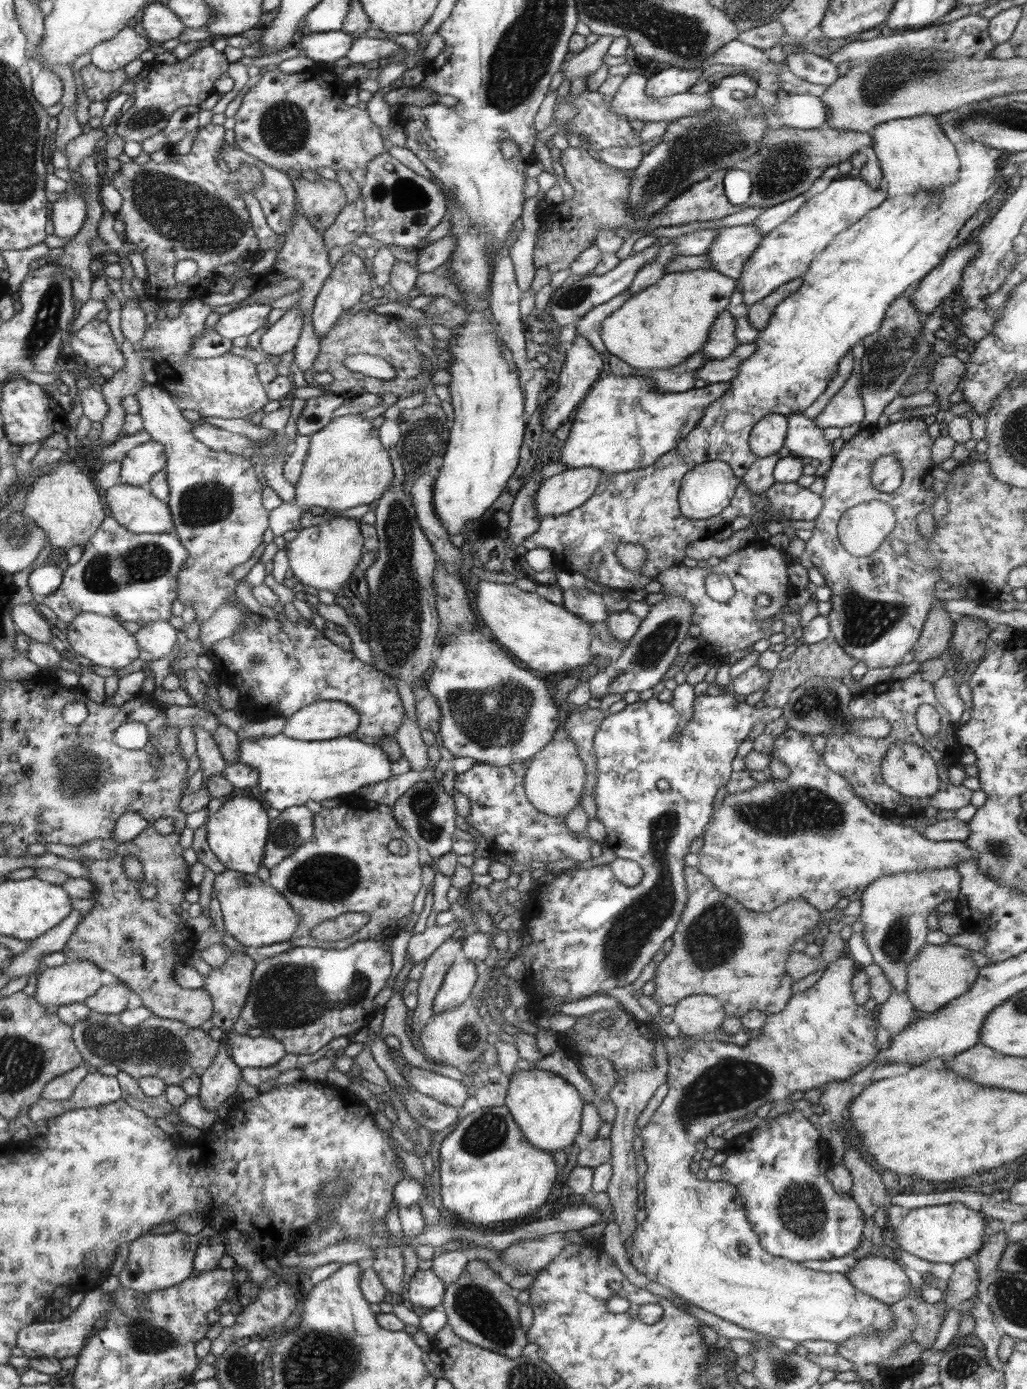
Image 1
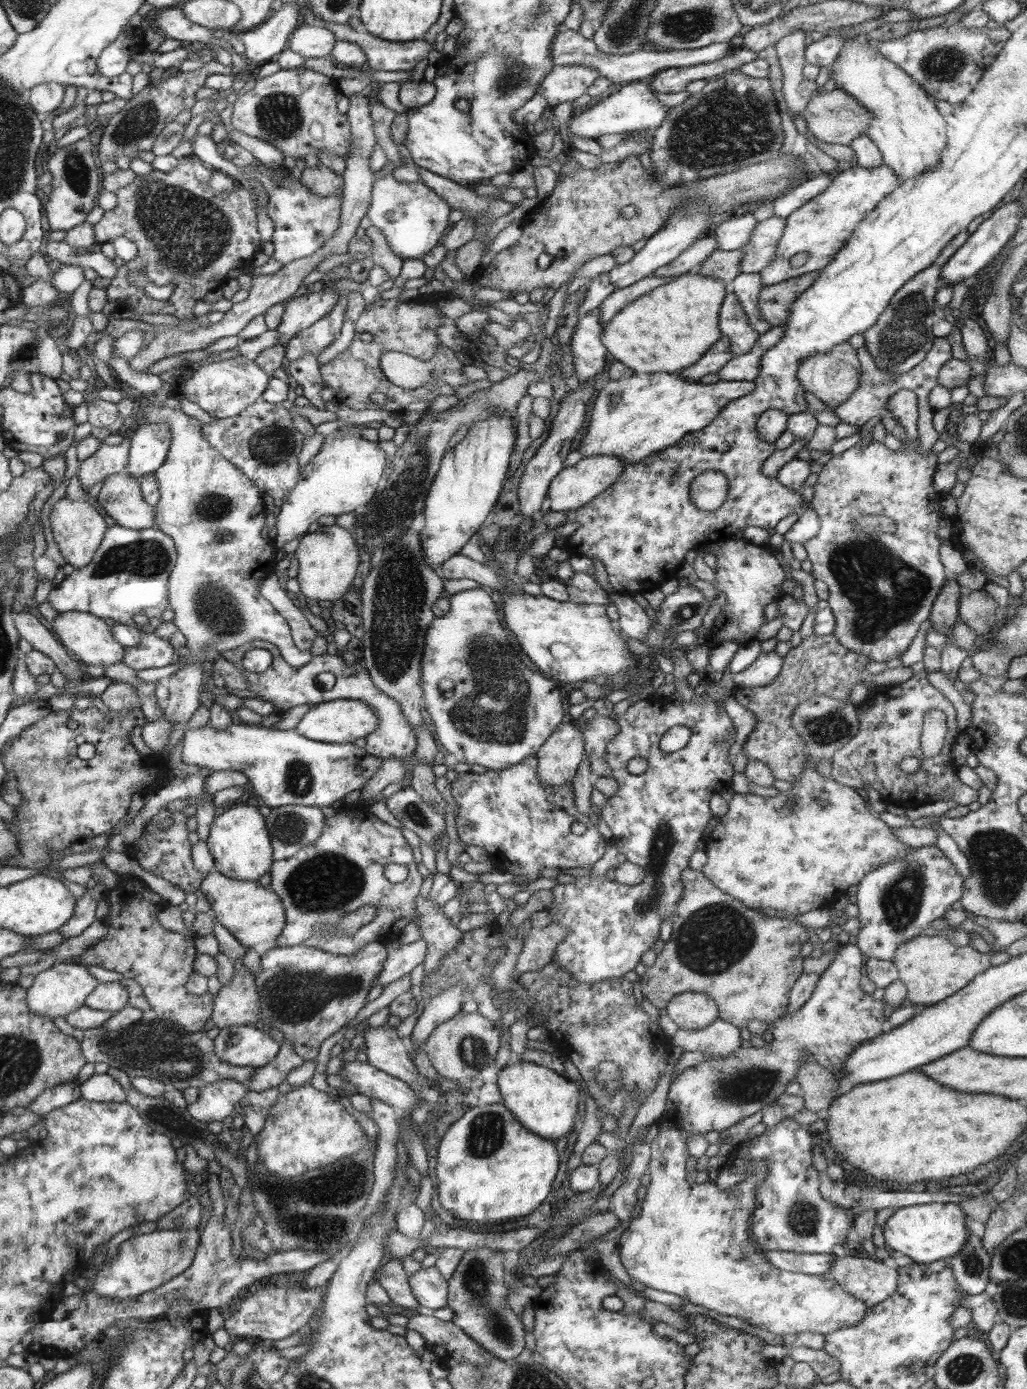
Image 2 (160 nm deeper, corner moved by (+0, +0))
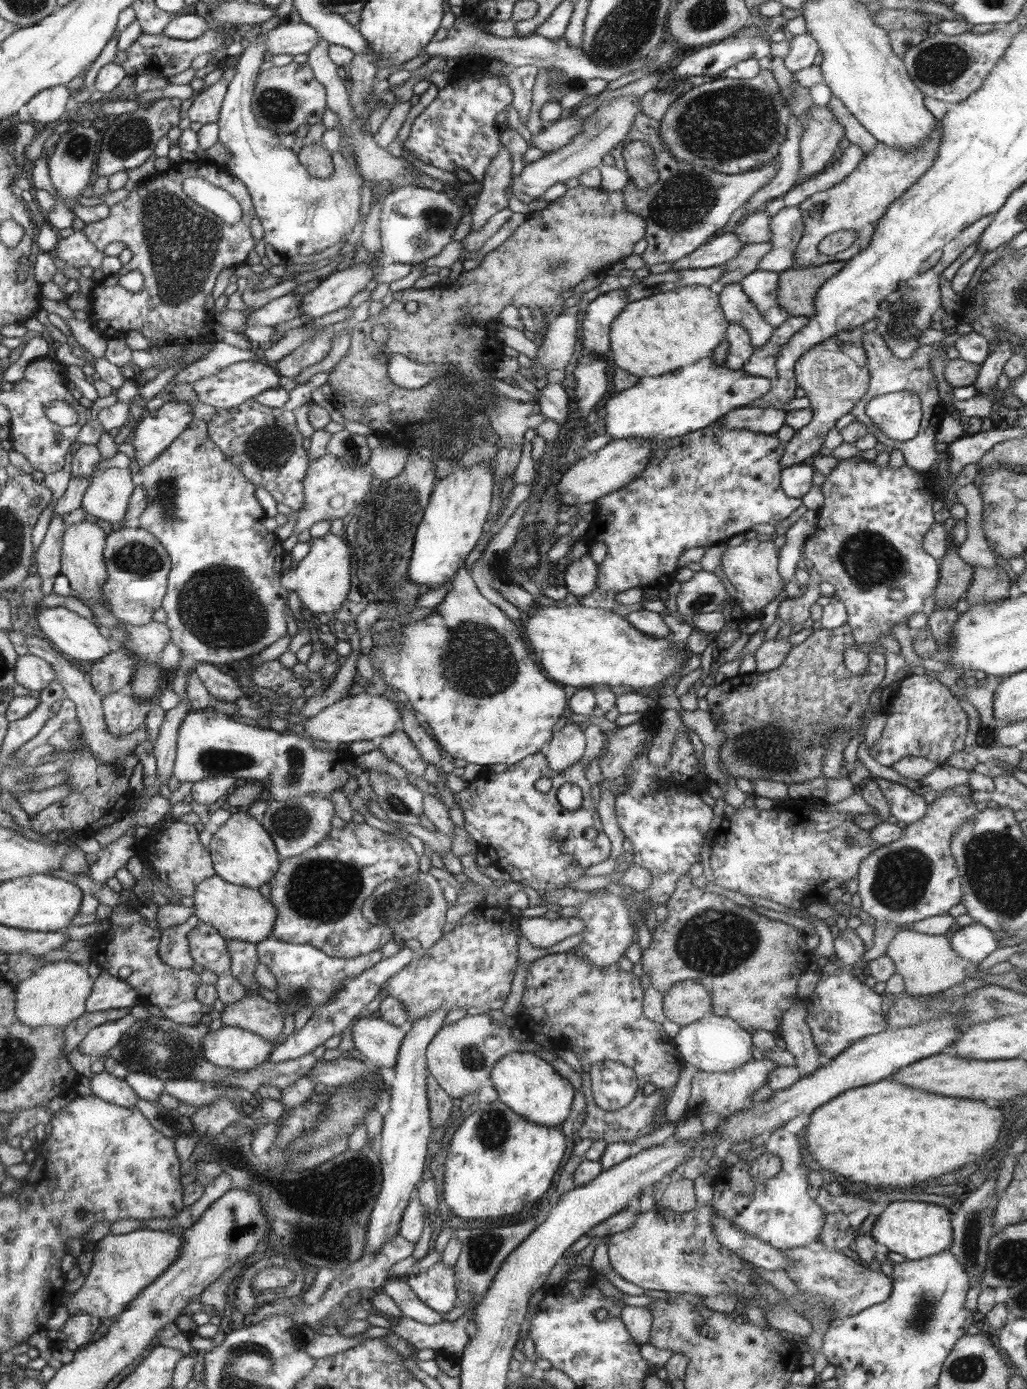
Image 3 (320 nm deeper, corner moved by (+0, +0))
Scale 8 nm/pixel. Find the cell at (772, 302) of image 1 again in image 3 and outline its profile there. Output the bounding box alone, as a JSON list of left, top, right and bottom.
[777,261,845,316]

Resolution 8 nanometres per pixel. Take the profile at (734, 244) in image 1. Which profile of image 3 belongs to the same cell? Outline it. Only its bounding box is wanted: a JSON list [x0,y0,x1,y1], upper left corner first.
[758,206,805,274]

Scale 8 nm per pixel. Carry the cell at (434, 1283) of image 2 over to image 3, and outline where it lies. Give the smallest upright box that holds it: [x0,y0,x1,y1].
[406,1261,459,1315]

